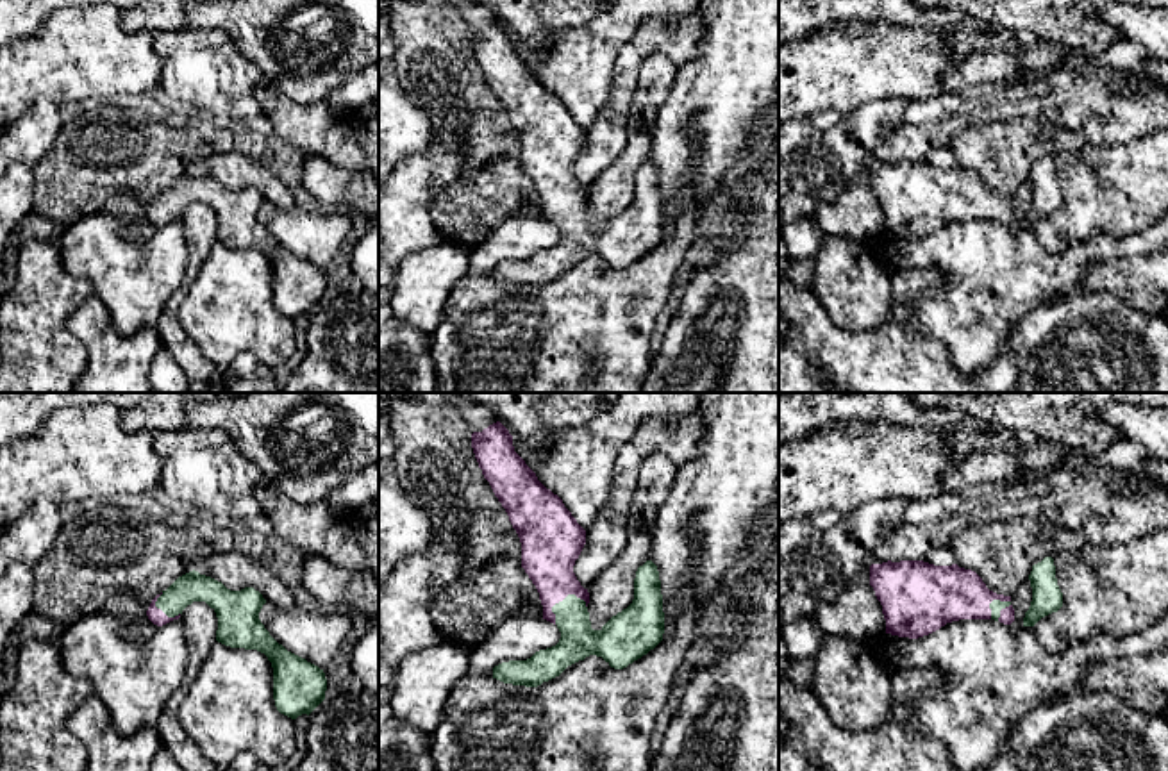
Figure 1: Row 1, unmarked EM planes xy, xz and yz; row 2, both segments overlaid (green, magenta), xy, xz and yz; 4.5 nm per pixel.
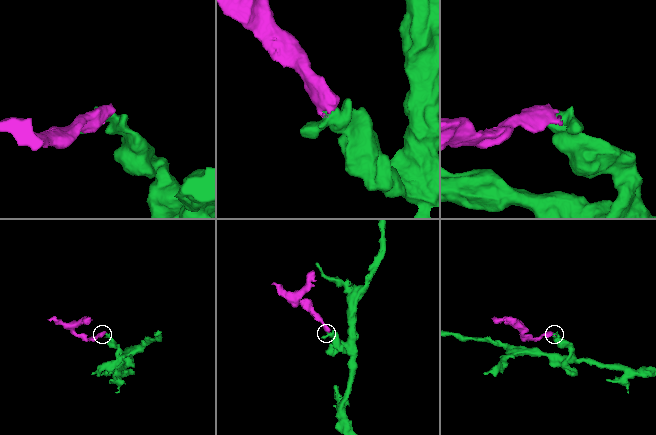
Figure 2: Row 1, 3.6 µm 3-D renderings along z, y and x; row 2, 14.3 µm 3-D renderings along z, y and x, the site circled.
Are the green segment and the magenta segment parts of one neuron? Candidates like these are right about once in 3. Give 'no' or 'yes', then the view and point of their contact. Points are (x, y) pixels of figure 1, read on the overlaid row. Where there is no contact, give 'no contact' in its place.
yes; contact yz (992, 602)

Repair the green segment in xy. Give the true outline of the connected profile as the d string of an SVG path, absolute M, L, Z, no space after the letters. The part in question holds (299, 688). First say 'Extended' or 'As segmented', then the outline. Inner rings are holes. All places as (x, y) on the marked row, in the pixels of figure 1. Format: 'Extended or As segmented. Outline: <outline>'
Extended. Outline: M193 569L157 594L146 616L154 625L163 626L179 619L193 601L205 601L216 612L218 642L257 650L268 657L273 667L273 700L280 714L291 719L309 716L325 700L323 669L288 651L270 635L259 619L266 600L254 587L230 591L221 582Z

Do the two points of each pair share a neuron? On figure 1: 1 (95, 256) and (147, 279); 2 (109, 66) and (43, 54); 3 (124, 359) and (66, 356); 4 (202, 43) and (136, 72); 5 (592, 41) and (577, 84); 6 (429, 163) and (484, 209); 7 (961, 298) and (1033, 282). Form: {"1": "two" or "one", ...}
{"1": "one", "2": "one", "3": "two", "4": "two", "5": "one", "6": "two", "7": "one"}

